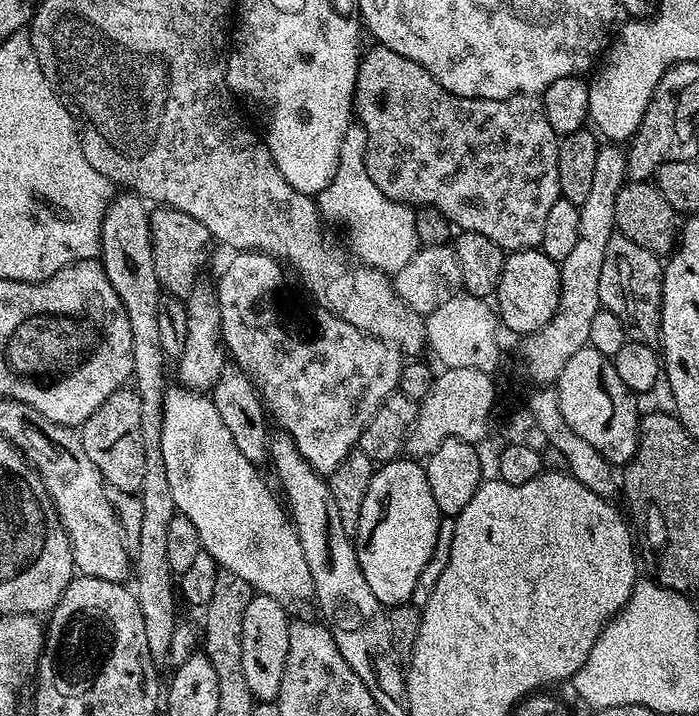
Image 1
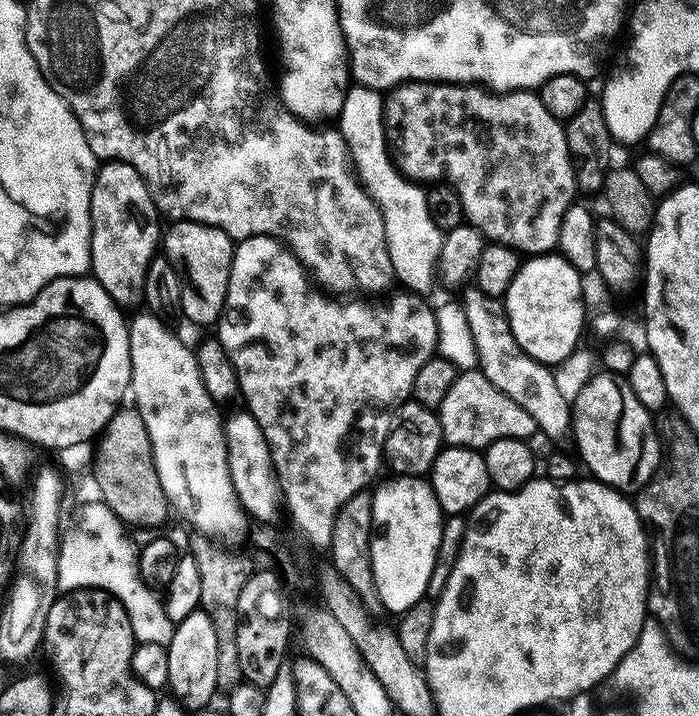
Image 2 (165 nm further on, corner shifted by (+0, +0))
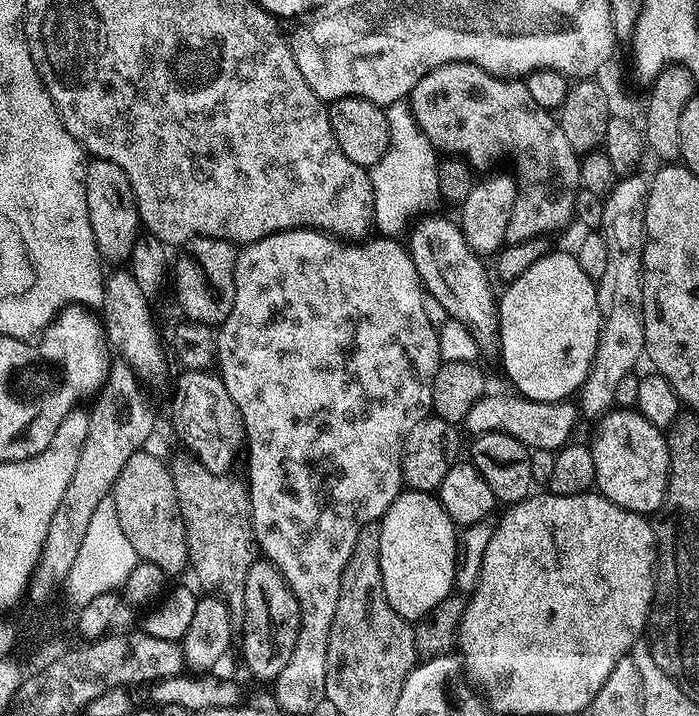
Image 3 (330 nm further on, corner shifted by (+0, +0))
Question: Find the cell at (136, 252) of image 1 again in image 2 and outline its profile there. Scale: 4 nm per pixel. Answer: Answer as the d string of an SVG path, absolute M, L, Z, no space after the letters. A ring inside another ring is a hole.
M104 162L96 172L90 198L92 215L92 266L91 275L110 294L122 310L144 304L146 270L157 255L162 240L156 203L152 200L146 182L132 164Z

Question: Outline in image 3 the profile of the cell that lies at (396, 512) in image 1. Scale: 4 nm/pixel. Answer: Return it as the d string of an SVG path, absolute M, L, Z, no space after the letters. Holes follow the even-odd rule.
M404 490L385 510L379 526L384 593L403 620L415 622L434 610L442 598L453 595L457 525L453 524L433 493Z

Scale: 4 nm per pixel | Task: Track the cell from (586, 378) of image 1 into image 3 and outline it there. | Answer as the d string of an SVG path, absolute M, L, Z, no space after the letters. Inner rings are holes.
M622 407L605 412L595 428L590 447L594 454L595 487L600 495L631 512L655 514L662 506L668 489L668 441L665 433L646 422L646 418L639 412Z

